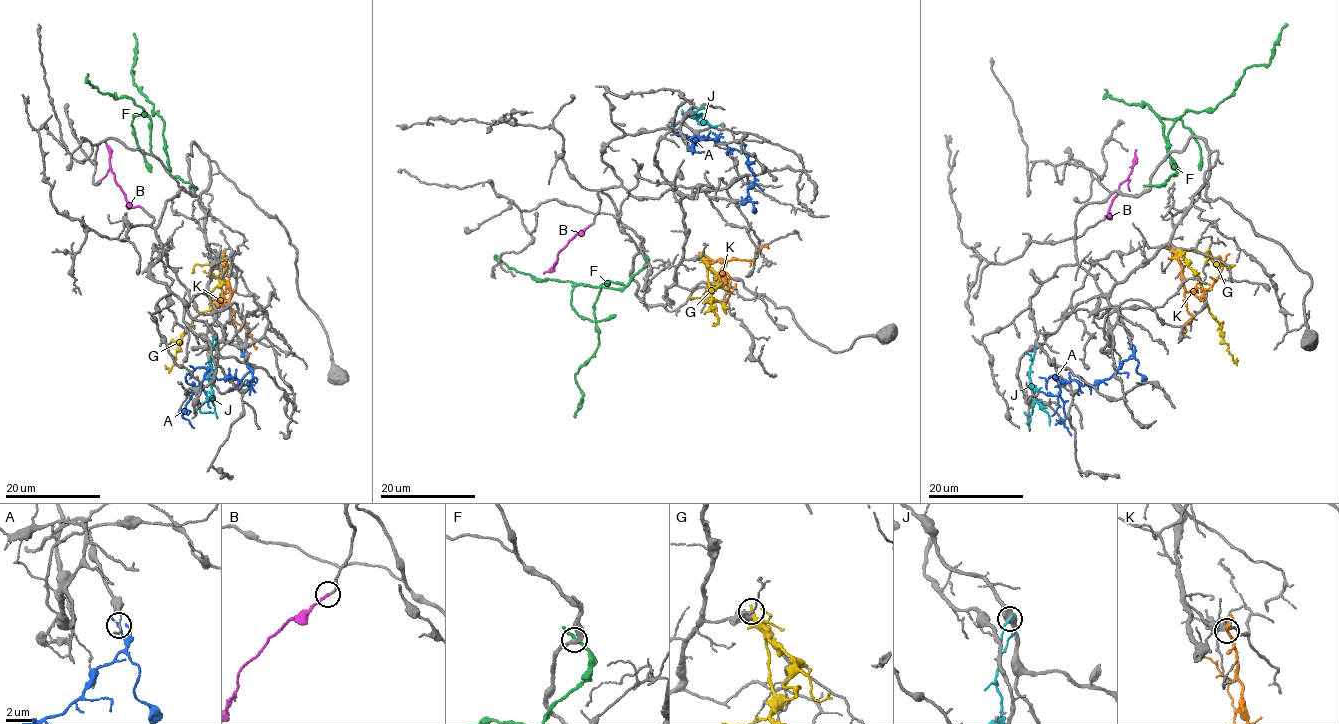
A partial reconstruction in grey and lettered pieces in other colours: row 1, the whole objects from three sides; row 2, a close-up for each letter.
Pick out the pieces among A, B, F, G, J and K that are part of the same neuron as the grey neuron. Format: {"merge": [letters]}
{"merge": ["B"]}

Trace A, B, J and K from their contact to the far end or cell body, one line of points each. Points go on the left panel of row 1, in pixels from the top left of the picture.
A: (245, 350), (253, 377), (249, 387), (235, 377), (218, 378), (210, 371), (183, 414), (193, 427)
B: (141, 207), (132, 206), (116, 182), (110, 150), (104, 139)
J: (214, 337), (209, 356), (211, 395), (199, 408), (201, 412), (212, 413)
K: (223, 257), (228, 277), (227, 300), (222, 300), (226, 287), (223, 276), (217, 267), (211, 268)

